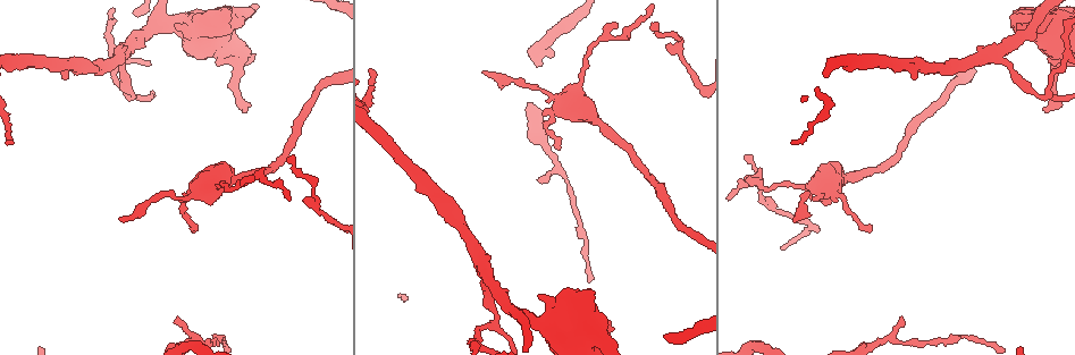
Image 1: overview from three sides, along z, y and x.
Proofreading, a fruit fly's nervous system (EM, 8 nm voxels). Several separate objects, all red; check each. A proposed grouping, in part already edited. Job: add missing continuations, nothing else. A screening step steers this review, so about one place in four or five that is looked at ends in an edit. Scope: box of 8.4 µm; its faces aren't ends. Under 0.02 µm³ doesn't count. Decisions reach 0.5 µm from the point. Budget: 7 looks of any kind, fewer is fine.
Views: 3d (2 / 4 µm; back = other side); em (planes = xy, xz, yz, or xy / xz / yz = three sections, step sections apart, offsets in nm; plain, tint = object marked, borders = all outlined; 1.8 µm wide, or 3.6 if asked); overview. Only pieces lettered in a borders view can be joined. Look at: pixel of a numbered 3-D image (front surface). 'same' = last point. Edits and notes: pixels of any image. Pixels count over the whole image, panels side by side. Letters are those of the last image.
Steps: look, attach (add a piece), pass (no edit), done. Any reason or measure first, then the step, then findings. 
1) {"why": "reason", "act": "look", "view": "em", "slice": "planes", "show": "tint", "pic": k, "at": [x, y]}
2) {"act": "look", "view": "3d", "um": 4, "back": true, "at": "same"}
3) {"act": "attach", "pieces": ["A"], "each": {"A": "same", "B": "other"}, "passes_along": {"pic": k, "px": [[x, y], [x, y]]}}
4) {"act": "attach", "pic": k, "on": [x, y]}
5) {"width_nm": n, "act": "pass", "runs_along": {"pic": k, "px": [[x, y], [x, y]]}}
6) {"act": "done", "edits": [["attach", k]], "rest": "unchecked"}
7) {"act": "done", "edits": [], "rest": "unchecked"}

{"why": "side arm on a straight run", "act": "look", "view": "em", "um": 3.6, "slice": "xy", "step": 4, "show": "borders", "pic": 1, "at": [572, 94]}

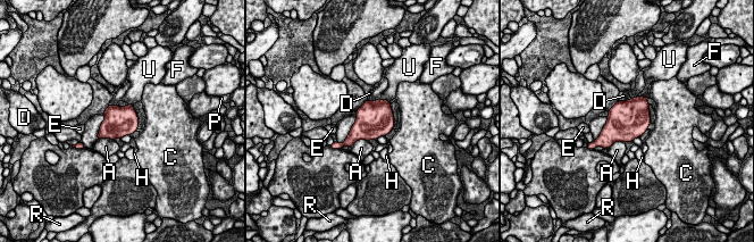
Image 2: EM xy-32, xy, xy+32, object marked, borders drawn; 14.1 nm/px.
{"width_nm": 420, "act": "pass", "each": {"A": "other", "C": "other", "D": "other", "E": "other", "F": "other", "H": "other", "P": "other", "R": "other", "U": "other"}, "border": {"pic": 2, "px": [[355, 115], [355, 122], [342, 145]]}, "found": "none of them fits"}

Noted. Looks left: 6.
{"why": "thick end", "act": "look", "view": "em", "slice": "xz", "step": 8, "show": "borders", "pic": 1, "at": [1016, 24]}

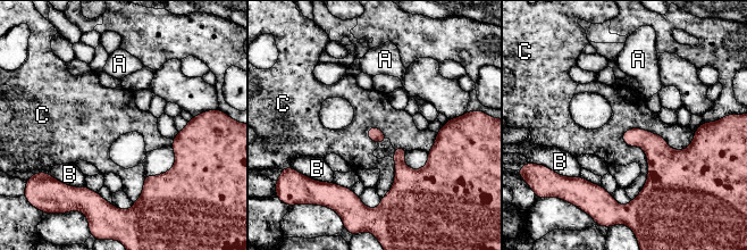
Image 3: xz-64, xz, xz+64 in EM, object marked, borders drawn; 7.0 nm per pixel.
{"longest_contact_nm": ["C", 650], "act": "pass", "each": {"A": "other", "B": "other", "C": "other"}, "border": {"pic": 3, "px": [[694, 132], [631, 200]]}, "found": "no lettered piece goes on from it"}

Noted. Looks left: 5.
{"why": "calibre changes", "act": "look", "view": "em", "um": 3.6, "slice": "planes", "show": "borders", "pic": 1, "at": [235, 16]}

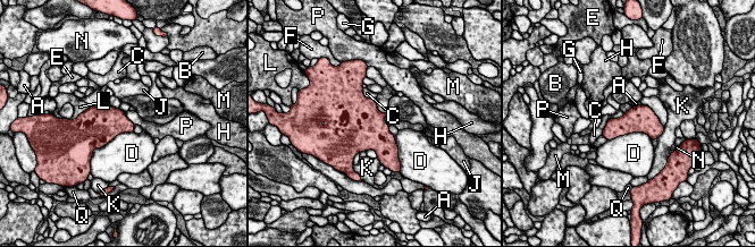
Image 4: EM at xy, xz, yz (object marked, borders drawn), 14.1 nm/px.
{"width_nm": 380, "longest_contact_nm": ["D", 650], "act": "pass", "each": {"A": "other", "B": "other", "C": "other", "D": "other", "E": "other", "F": "other", "G": "other", "H": "other", "J": "other", "K": "other", "L": "other", "M": "other", "N": "other", "P": "other", "Q": "other"}, "found": "none of them fits"}

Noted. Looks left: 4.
{"act": "done", "edits": [], "rest": "unchecked"}

